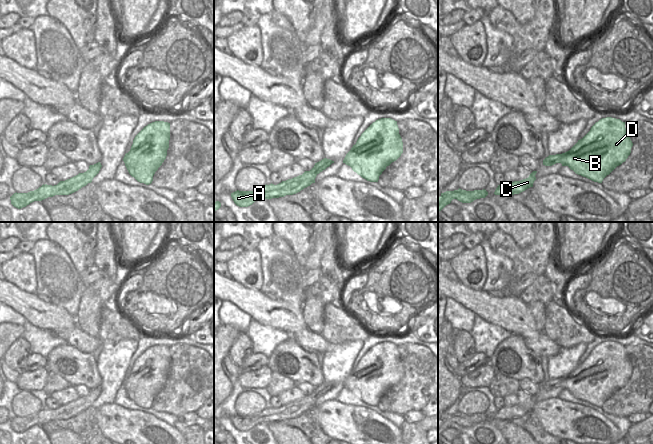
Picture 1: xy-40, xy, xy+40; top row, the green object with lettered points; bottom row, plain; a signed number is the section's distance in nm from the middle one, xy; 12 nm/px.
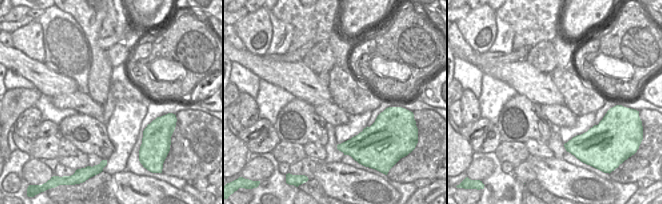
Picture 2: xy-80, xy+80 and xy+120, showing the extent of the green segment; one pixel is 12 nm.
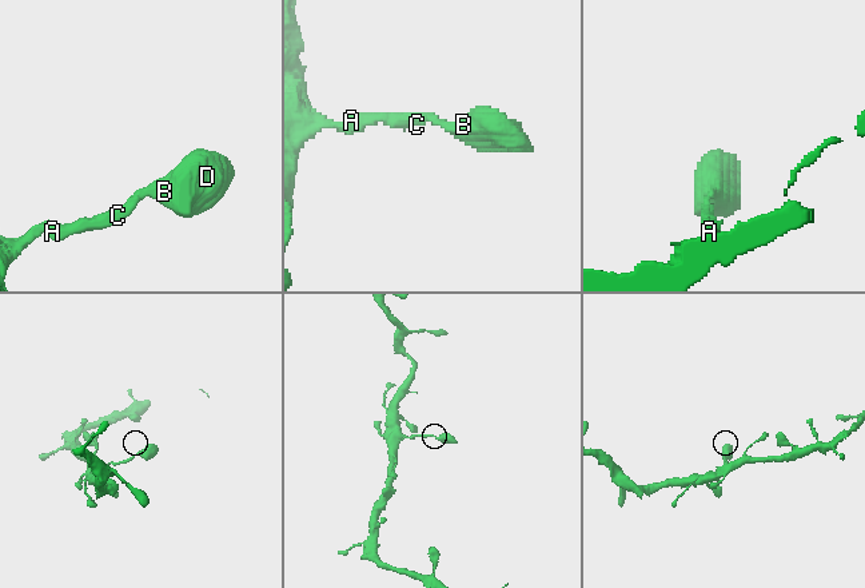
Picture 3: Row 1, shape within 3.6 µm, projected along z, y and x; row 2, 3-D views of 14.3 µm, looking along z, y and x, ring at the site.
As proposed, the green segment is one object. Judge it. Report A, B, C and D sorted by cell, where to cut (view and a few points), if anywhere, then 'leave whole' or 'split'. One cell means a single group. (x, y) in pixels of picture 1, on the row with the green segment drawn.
A B C D; no cut; leave whole

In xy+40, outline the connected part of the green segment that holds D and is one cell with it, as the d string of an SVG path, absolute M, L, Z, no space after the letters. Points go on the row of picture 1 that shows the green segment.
M606 117L596 122L569 151L549 155L543 160L543 165L561 163L578 175L602 183L607 175L626 161L632 146L625 122Z

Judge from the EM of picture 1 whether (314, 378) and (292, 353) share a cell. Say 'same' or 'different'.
same

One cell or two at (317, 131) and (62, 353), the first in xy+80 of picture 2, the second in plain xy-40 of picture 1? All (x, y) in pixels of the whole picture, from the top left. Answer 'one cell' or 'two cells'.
one cell

